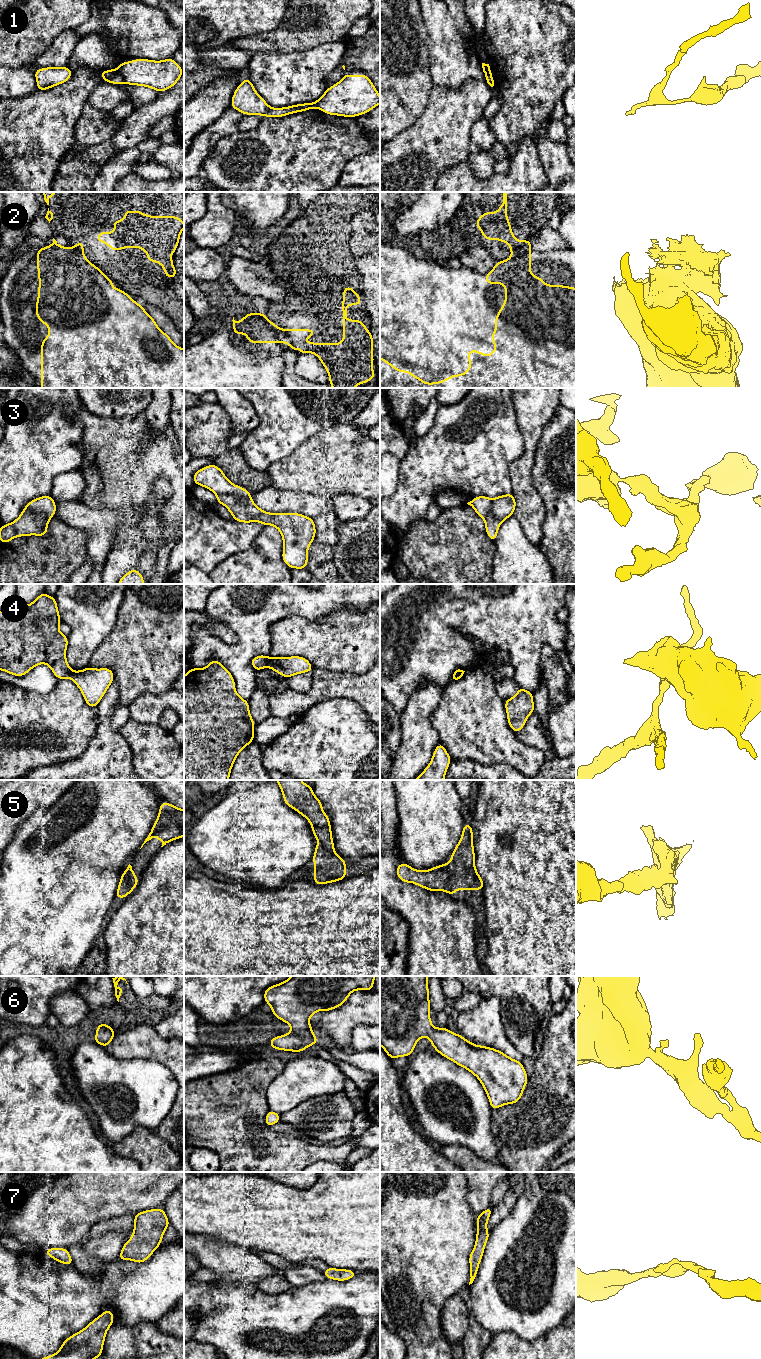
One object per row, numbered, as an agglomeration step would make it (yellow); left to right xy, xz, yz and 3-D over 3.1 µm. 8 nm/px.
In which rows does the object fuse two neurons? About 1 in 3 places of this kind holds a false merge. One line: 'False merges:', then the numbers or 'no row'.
False merges: 1, 2, 3, 4

